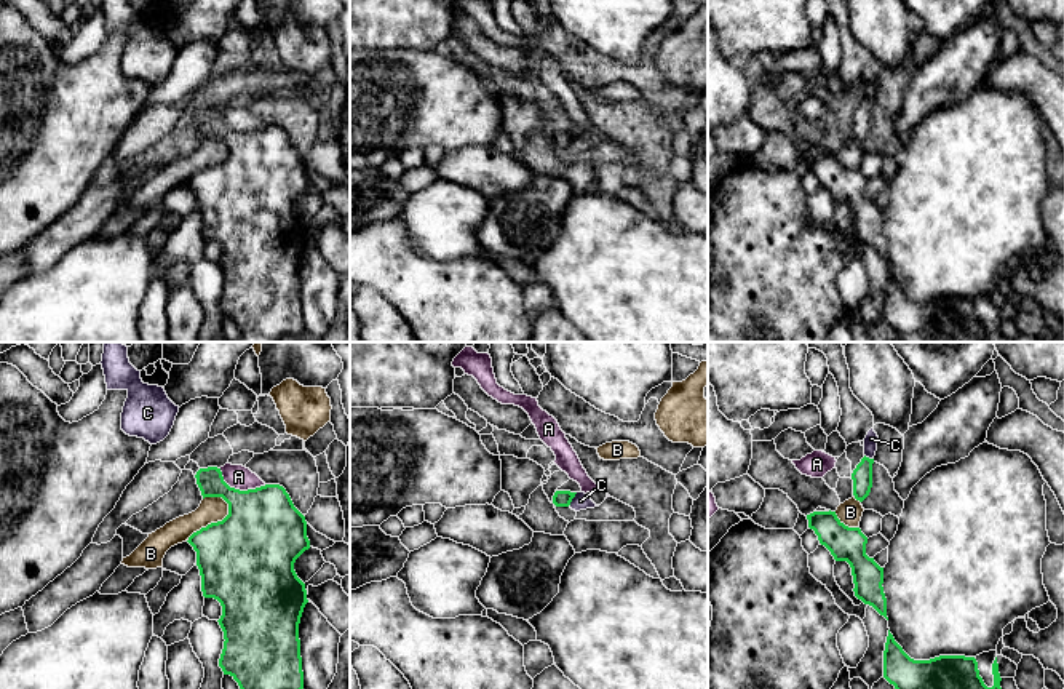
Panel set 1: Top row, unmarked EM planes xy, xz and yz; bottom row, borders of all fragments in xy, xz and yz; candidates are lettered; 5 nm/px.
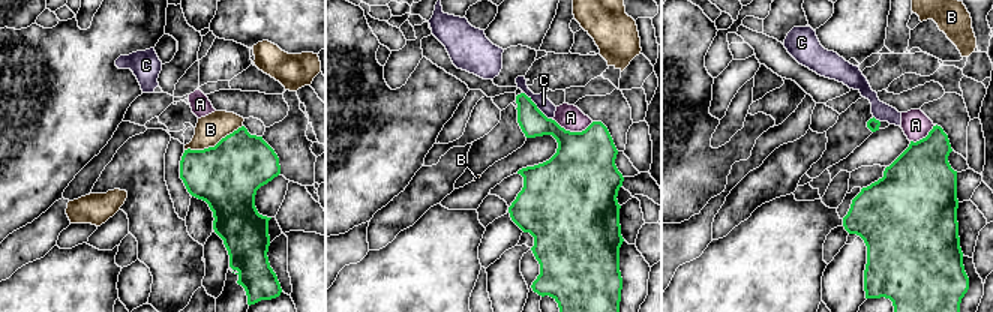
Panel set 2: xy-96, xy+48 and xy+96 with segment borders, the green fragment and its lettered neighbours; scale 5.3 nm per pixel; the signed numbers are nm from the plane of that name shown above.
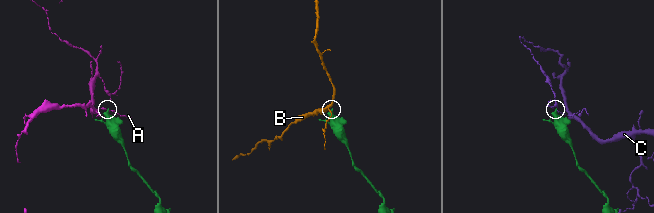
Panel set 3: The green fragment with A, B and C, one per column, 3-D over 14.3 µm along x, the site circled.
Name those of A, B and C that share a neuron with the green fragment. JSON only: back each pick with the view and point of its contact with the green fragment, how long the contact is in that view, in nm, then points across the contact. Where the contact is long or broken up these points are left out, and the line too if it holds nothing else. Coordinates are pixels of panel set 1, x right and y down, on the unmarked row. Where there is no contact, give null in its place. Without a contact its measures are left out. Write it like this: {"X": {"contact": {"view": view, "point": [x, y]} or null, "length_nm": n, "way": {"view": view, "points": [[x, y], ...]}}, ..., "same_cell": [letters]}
{"same_cell": []}

